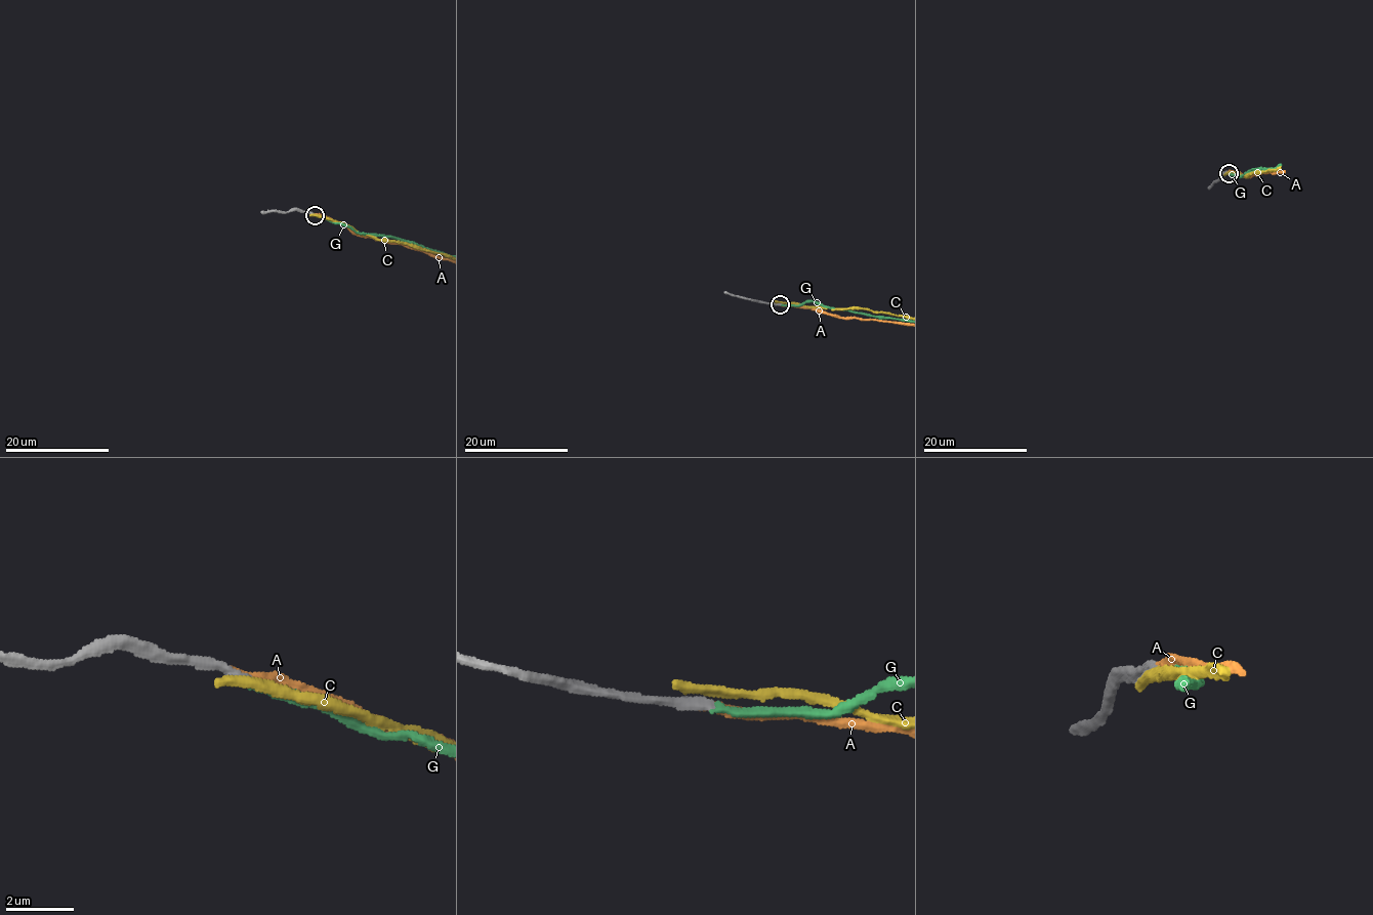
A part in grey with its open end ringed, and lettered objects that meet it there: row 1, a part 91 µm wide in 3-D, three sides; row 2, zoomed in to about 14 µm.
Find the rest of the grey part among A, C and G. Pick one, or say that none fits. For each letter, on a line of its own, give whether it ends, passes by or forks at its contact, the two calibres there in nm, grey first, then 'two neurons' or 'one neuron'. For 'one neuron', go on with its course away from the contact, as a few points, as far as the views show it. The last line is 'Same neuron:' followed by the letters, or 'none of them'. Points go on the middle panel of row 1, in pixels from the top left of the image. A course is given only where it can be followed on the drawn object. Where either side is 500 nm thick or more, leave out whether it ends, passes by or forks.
A: it ends there; 320 nm thick on the grey side, 240 nm on the other; two neurons
C: it ends there; 280 nm thick on the grey side, 380 nm on the other; two neurons
G: it ends there; 240 nm thick on the grey side, 200 nm on the other; one neuron
Same neuron: G

